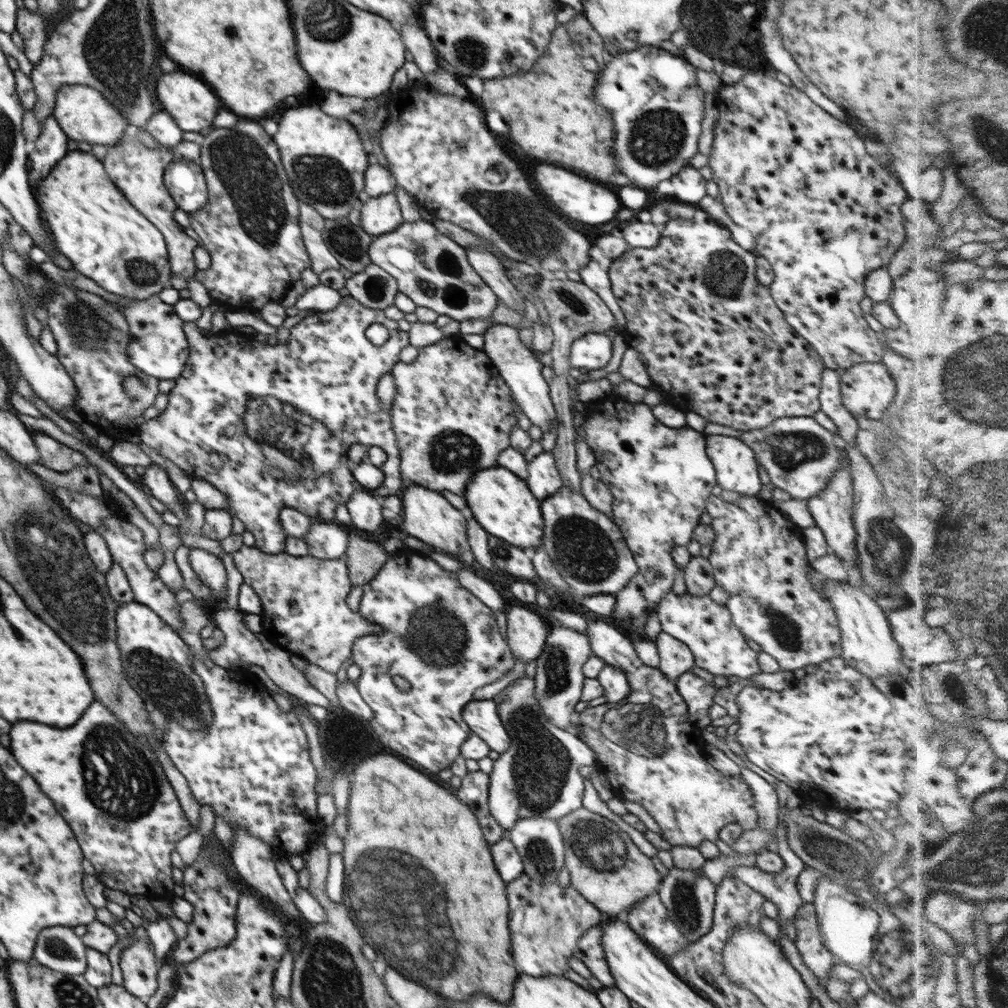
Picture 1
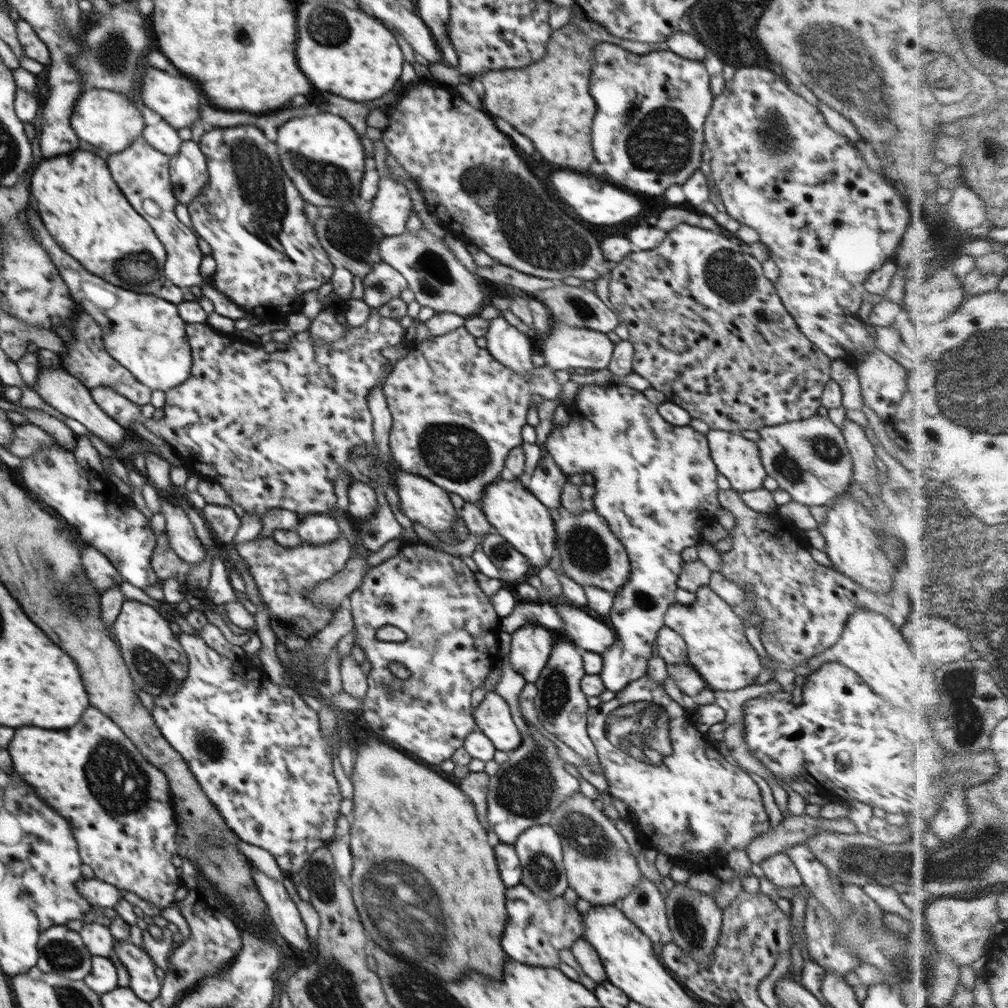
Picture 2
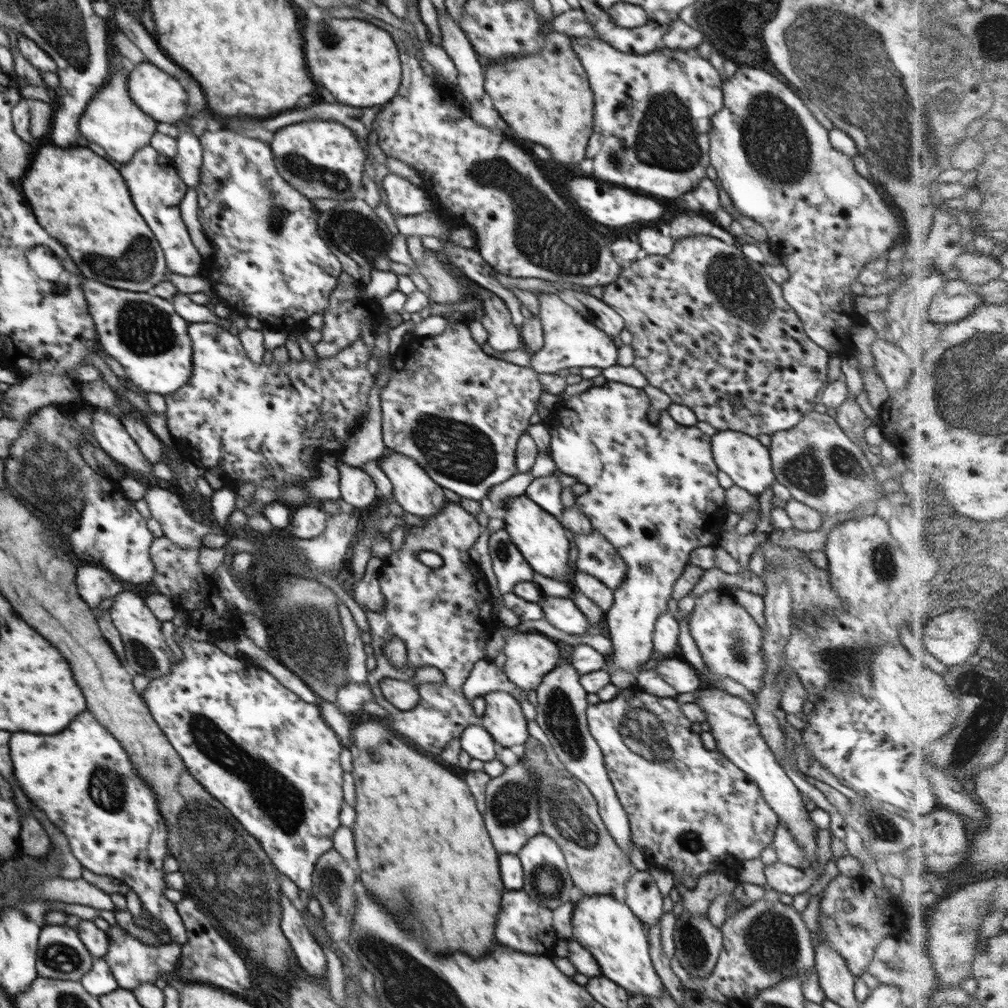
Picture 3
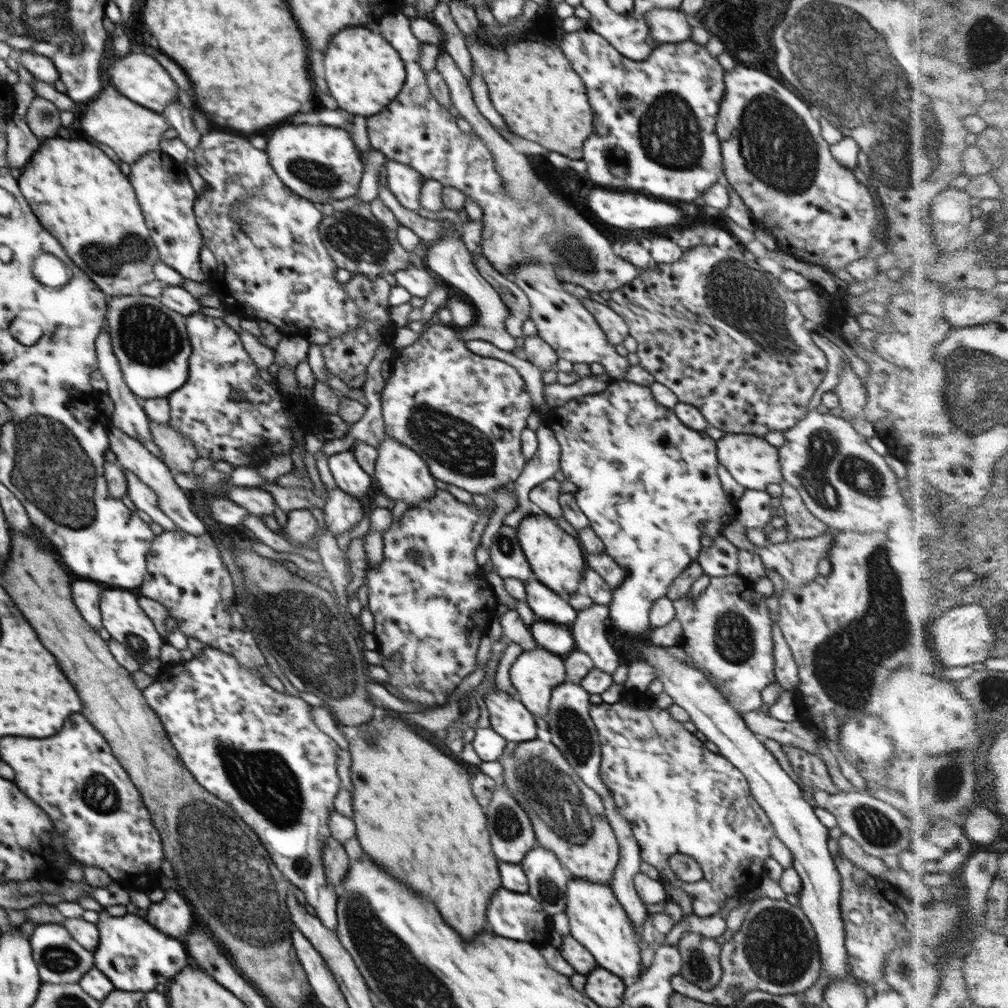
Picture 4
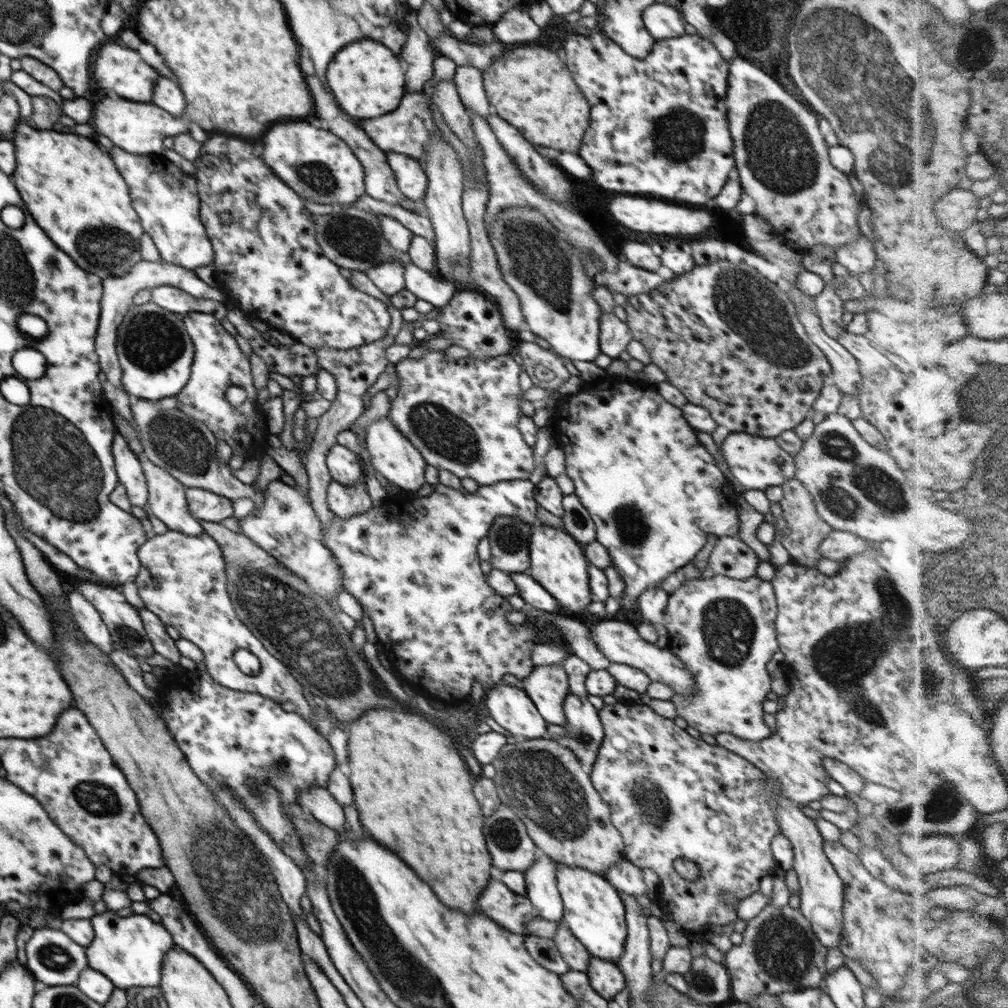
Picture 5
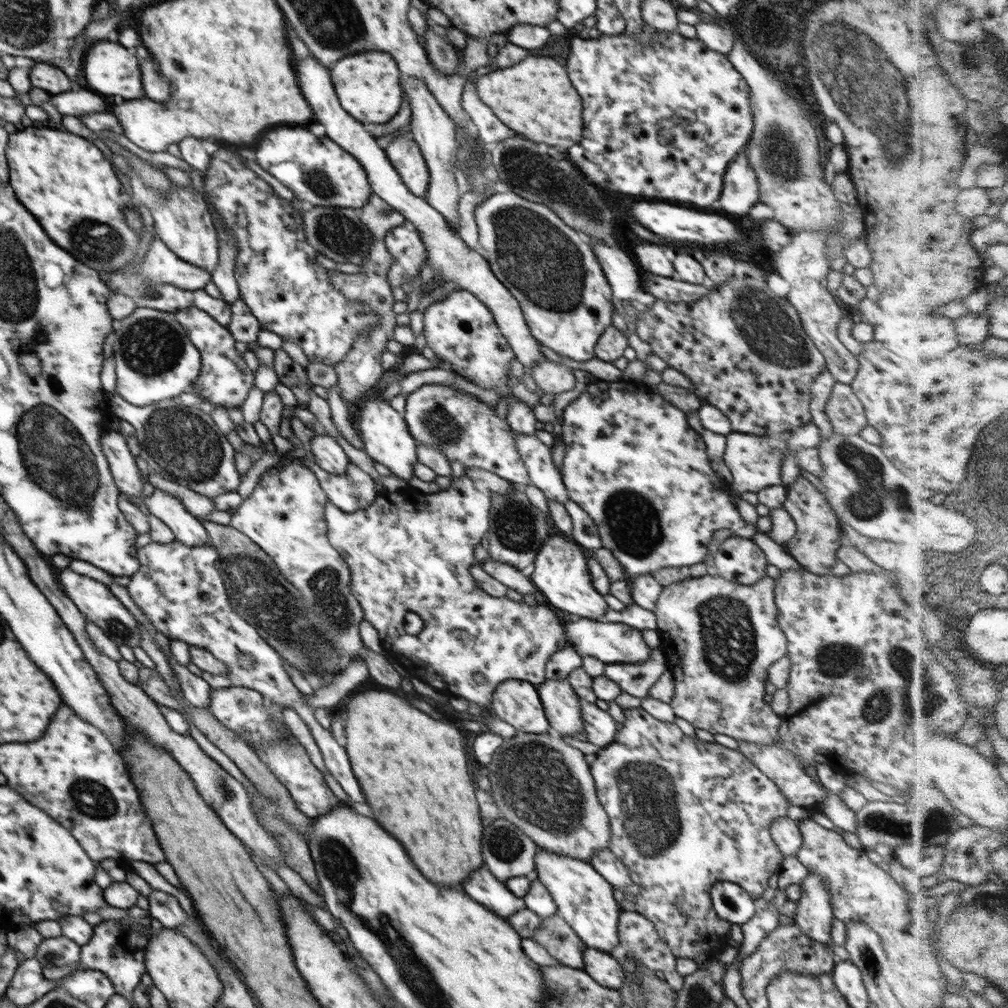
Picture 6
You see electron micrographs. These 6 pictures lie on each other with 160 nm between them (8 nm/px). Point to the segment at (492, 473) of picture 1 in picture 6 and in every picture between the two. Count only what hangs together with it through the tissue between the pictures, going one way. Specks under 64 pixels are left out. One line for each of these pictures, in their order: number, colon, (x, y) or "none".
2: (511, 509)
3: (539, 536)
4: (555, 557)
5: (558, 564)
6: (561, 574)

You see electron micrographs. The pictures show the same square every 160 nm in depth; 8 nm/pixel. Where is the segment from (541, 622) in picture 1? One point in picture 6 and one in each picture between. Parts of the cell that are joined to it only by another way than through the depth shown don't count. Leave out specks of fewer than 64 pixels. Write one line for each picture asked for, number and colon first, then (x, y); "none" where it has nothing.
2: (530, 647)
3: (530, 656)
4: (536, 671)
5: (547, 686)
6: (561, 704)

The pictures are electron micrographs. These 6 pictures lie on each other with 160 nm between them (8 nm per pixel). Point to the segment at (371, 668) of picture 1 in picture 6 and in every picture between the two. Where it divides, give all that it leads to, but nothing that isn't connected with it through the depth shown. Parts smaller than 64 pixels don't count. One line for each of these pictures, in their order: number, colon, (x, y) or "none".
2: (452, 630)
3: (445, 617)
4: (430, 614)
5: (412, 564)
6: (413, 551)

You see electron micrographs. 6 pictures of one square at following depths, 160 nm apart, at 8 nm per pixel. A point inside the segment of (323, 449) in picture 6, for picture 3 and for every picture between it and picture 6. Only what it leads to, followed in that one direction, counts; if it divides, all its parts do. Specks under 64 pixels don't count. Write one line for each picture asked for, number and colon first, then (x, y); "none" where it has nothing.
3: (358, 490)
4: (348, 474)
5: (345, 466)

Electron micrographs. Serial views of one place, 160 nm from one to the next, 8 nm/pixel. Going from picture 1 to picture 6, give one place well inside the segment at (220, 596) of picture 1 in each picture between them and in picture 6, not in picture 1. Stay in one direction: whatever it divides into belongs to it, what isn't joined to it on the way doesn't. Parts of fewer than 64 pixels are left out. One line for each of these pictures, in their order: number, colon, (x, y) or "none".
2: (183, 541)
3: (165, 506)
4: (144, 498)
5: (130, 474)
6: (122, 464)

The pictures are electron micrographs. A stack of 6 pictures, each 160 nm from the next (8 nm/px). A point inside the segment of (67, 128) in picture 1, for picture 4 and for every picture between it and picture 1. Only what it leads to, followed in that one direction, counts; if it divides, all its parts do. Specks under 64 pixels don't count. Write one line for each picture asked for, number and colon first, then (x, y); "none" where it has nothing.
2: (103, 118)
3: (111, 119)
4: (130, 130)

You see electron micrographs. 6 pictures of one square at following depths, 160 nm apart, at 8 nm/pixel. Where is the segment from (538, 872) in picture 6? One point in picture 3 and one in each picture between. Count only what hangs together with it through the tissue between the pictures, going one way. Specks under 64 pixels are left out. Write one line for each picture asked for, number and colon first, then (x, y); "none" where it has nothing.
3: (615, 936)
4: (597, 920)
5: (593, 910)

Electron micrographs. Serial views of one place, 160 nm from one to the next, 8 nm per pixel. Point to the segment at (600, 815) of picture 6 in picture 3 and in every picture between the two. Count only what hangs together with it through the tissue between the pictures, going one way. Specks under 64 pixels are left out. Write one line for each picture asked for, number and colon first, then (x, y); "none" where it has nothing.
3: (595, 862)
4: (544, 784)
5: (564, 814)

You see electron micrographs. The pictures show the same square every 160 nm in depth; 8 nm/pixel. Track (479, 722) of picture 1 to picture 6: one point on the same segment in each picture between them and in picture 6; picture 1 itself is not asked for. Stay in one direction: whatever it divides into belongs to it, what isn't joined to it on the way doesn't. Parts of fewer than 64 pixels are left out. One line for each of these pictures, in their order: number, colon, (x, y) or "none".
2: (493, 716)
3: (504, 719)
4: (509, 717)
5: (510, 706)
6: (517, 702)

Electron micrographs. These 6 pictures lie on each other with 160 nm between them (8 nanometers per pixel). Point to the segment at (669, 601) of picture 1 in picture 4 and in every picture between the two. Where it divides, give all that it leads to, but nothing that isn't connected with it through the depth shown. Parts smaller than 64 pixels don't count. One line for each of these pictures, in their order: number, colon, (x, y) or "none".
2: (718, 649)
3: (731, 643)
4: (727, 631)

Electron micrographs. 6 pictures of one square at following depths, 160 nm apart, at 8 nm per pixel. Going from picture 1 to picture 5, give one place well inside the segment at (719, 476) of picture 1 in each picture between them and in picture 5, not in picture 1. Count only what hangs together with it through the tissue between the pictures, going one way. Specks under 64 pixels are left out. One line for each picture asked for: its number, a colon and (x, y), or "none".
2: (738, 458)
3: (748, 462)
4: (754, 463)
5: (757, 463)

